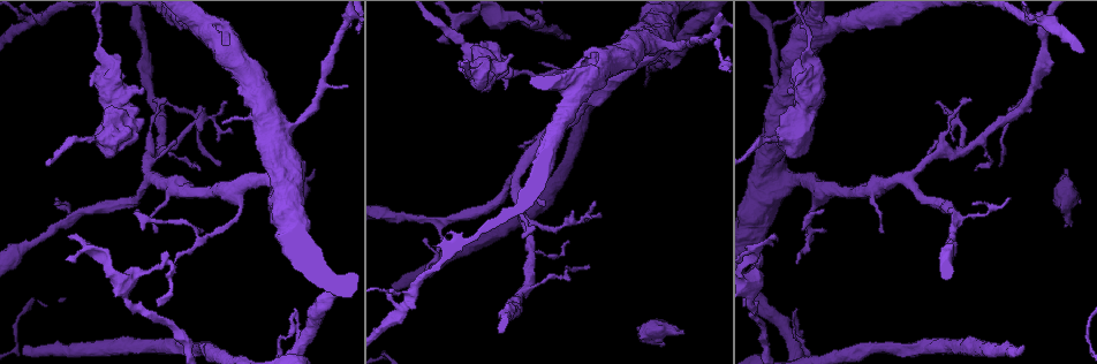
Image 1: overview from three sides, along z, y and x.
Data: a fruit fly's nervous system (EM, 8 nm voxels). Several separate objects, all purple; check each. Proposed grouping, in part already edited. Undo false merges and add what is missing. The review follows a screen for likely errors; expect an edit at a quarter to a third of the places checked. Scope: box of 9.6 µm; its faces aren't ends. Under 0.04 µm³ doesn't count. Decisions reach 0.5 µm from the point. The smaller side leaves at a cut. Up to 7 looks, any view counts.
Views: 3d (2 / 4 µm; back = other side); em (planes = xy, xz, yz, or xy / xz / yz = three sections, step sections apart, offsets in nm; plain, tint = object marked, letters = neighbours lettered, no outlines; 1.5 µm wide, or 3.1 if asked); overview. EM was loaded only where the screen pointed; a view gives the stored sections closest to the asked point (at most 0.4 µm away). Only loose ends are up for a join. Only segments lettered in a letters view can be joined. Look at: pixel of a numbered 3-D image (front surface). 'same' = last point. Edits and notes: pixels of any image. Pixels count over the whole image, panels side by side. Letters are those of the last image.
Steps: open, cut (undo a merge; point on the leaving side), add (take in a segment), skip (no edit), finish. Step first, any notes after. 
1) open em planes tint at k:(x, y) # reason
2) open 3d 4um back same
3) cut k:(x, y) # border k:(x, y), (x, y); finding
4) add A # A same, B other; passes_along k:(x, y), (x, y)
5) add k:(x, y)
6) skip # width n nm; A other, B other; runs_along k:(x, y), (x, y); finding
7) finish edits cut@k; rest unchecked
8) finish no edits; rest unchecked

open em planes letters at 1:(796, 85)

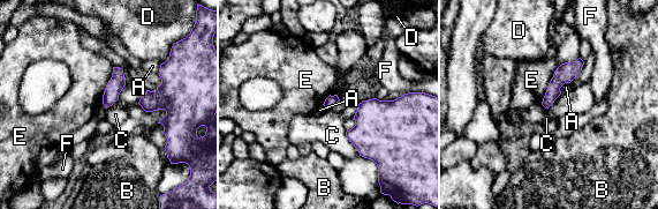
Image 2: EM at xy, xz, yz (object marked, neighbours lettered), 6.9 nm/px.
skip # A other, B other, C other, D other, E other, F other; runs_along 2:(580, 62), (554, 86), (546, 104); none of them fits

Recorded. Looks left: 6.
open em planes tint at 1:(775, 239) # thin end

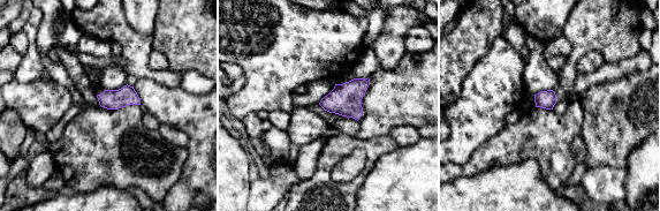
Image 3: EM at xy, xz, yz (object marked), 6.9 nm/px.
open em planes letters same # what lies round it

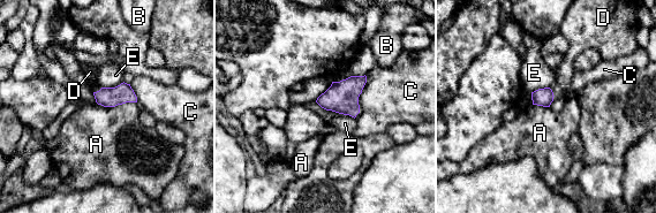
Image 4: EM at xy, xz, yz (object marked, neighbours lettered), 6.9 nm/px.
add D # A other, B other, C other, D same, E other; passes_along 4:(542, 97), (552, 93), (564, 73); the neuron continues

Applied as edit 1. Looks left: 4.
open 3d 2um at 1:(822, 209) # an open end

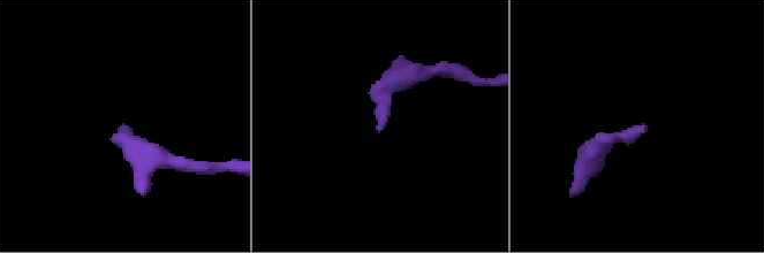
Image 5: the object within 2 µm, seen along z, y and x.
open em xz step 8 letters at 5:(382, 129) # now the EM

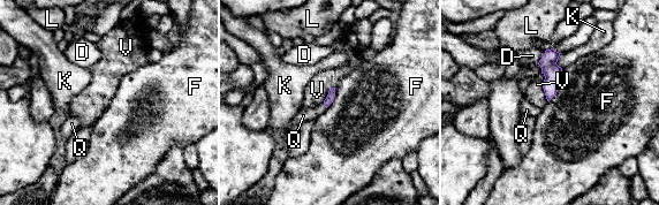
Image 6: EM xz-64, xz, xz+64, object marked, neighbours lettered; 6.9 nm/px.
open em planes letters same # cut it another way

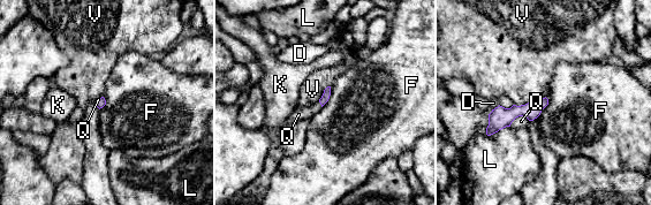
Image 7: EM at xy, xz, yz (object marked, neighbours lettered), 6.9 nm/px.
add Q # D other, F other, K other, L other, Q same, V other; it goes on there

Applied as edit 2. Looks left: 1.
finish edits add@4, add@7; rest unchecked

